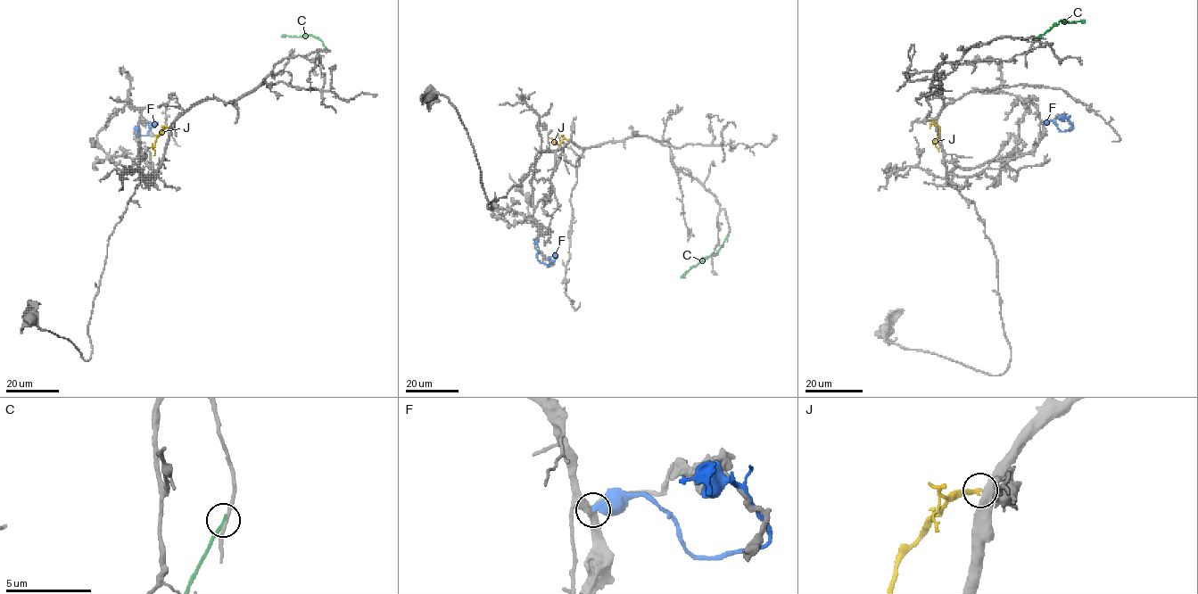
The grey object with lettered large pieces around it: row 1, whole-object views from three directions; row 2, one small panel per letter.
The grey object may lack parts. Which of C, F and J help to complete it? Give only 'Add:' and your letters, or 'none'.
Add: J

